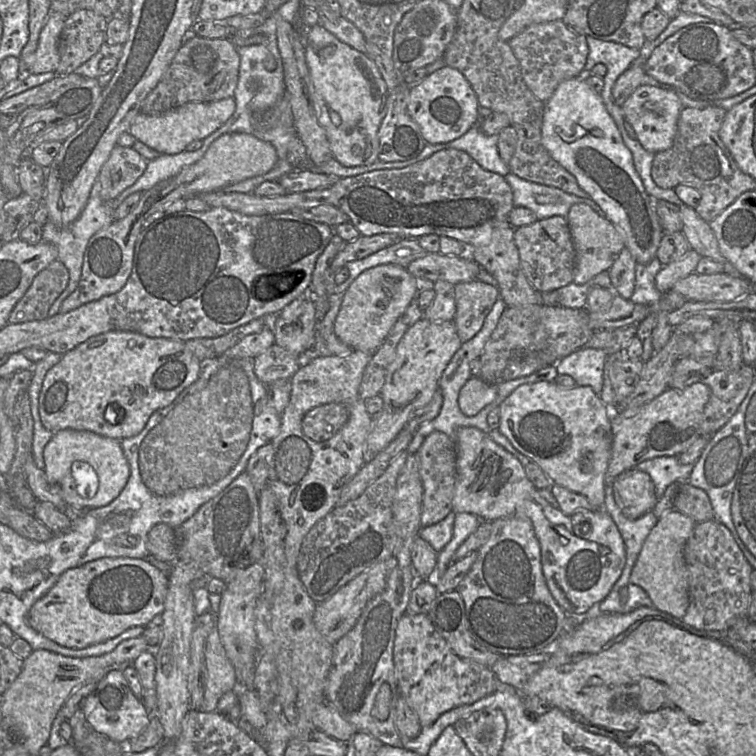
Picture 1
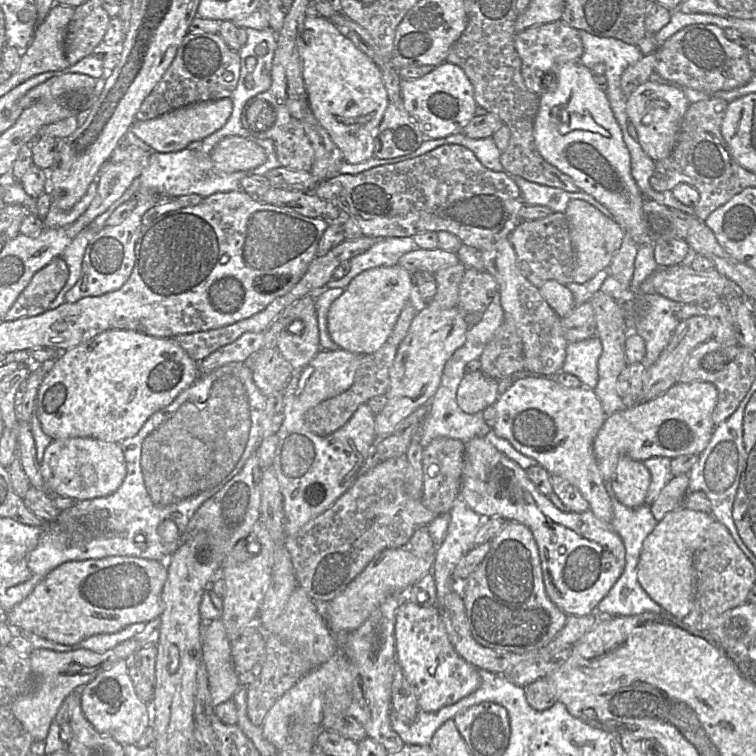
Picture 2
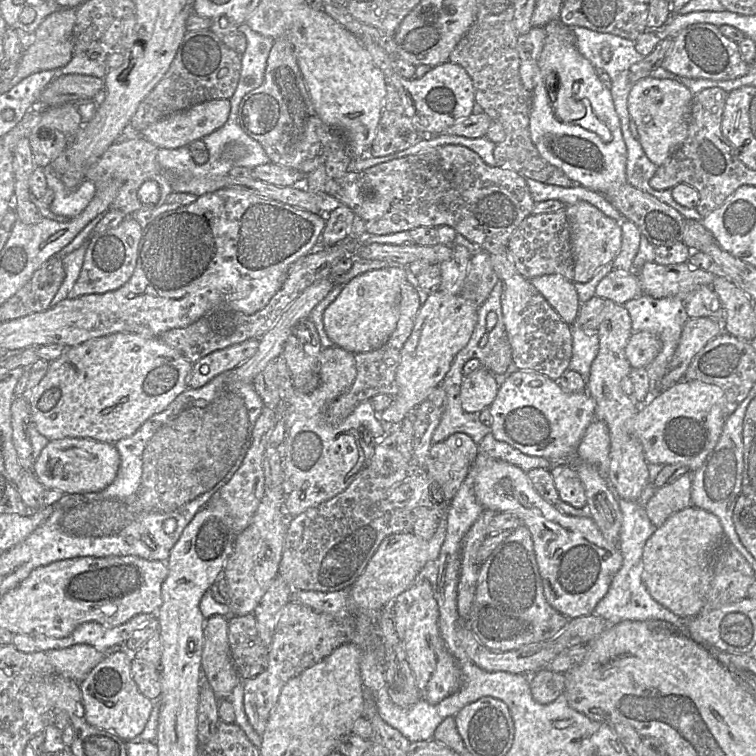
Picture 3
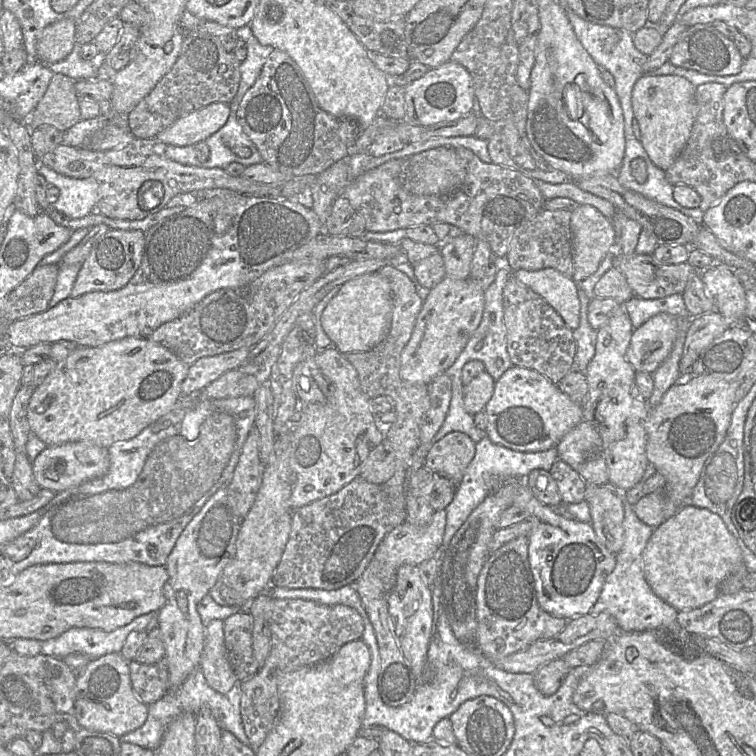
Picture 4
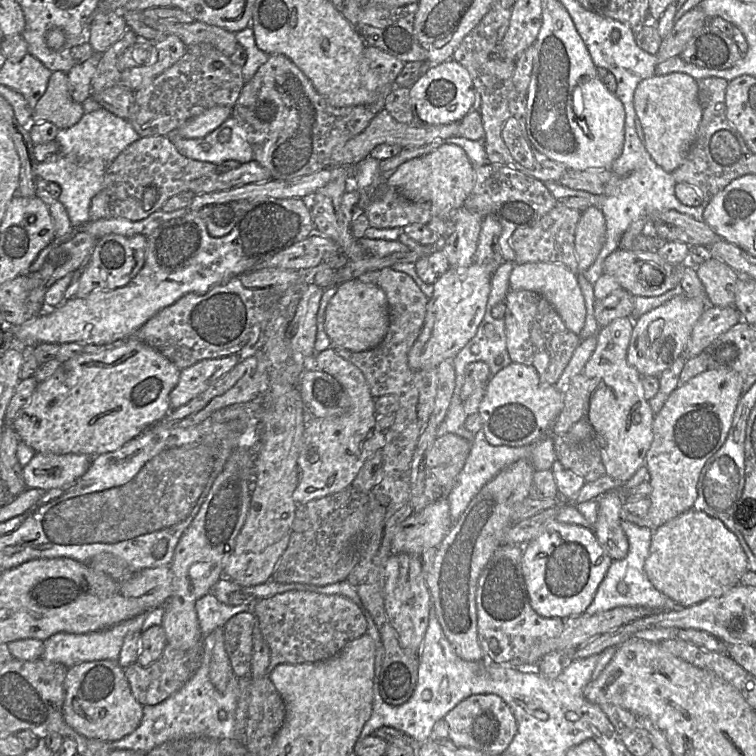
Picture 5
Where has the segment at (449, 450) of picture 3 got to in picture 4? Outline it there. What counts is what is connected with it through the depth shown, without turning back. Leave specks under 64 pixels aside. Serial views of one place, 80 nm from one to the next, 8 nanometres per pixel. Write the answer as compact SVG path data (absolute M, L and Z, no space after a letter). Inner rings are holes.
M452 431L434 441L424 460L424 466L434 470L456 485L475 455L476 443L465 433Z

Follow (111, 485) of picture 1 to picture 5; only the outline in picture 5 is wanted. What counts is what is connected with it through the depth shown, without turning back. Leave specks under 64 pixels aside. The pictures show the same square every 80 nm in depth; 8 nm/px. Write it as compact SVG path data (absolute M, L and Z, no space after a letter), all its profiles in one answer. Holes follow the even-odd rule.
M37 453L23 467L27 488L47 492L80 478L89 468L91 457L83 454Z

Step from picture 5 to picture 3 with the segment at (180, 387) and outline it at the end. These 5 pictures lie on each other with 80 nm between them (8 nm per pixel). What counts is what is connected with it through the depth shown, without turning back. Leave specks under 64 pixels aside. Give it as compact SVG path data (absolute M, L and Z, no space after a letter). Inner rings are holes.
M250 338L216 350L192 364L187 378L187 388L199 388L218 374L232 370L251 358L259 346L258 338Z

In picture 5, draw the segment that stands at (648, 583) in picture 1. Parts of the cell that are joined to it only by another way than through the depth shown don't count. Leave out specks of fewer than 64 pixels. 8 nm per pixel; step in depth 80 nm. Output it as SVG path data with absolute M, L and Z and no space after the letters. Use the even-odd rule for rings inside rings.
M692 508L671 519L670 521L666 522L653 531L649 554L644 563L644 570L648 579L658 591L671 598L679 607L688 607L698 604L711 597L722 596L723 594L731 590L733 587L740 583L741 577L749 570L749 565L747 557L742 547L740 546L737 537L726 528L723 522L706 514L703 511L697 511Z

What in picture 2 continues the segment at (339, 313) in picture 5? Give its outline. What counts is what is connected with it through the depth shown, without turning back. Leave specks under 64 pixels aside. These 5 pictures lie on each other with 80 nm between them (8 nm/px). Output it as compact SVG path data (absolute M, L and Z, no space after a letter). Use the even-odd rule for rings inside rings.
M398 265L372 268L354 277L341 296L332 303L327 316L330 337L339 349L360 356L379 350L387 341L403 307L409 301L413 284L411 273Z

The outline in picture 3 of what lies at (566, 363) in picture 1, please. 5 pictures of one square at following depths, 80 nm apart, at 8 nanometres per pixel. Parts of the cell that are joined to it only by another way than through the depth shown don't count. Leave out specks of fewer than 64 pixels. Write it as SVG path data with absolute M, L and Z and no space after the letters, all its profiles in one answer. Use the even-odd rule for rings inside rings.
M577 318L570 329L572 334L572 356L568 369L578 372L587 381L591 364L599 351L599 338L596 333L586 333L577 324Z

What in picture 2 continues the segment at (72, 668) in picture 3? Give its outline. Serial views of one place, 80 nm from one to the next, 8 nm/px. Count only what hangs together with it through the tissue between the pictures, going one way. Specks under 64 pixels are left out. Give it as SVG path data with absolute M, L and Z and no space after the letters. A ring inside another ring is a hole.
M130 638L101 653L82 648L69 652L58 652L44 648L33 649L29 659L36 683L32 690L14 700L12 712L15 718L34 741L45 741L49 727L65 698L71 693L81 690L115 661L120 659L130 660L138 647L137 641Z

